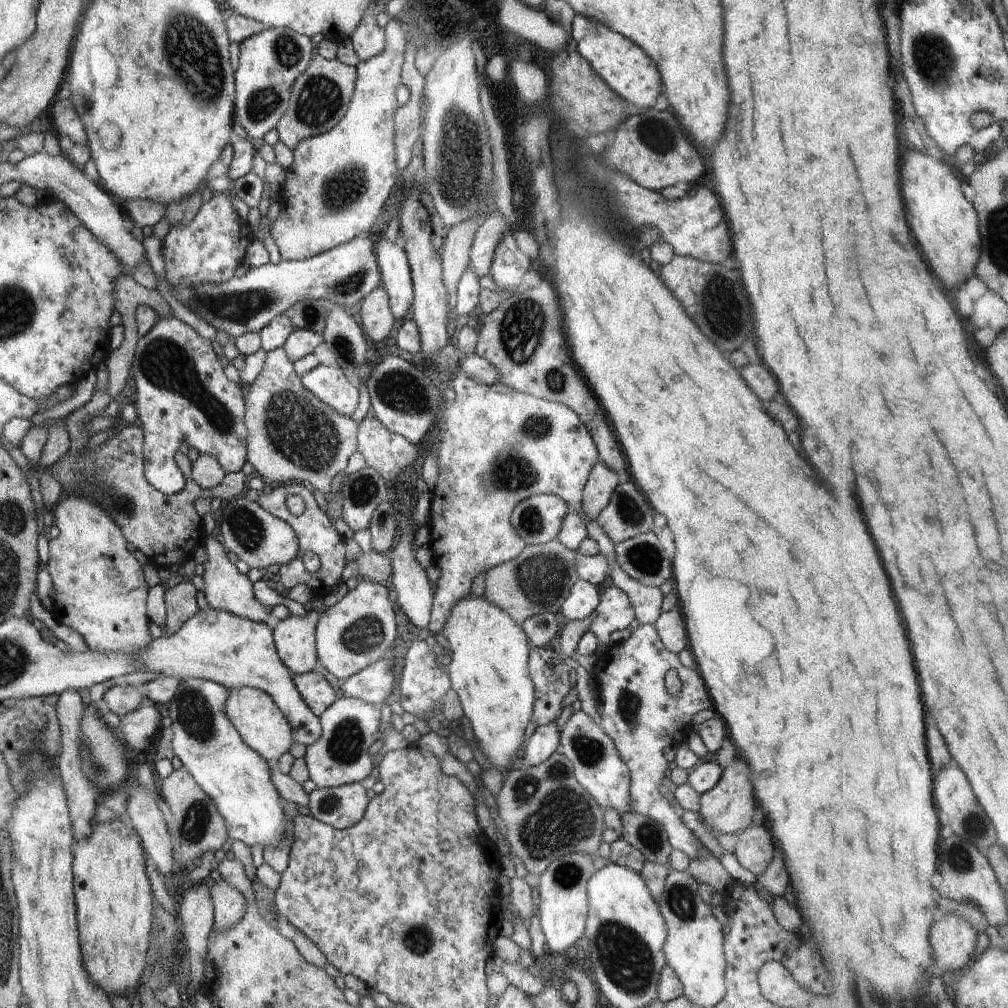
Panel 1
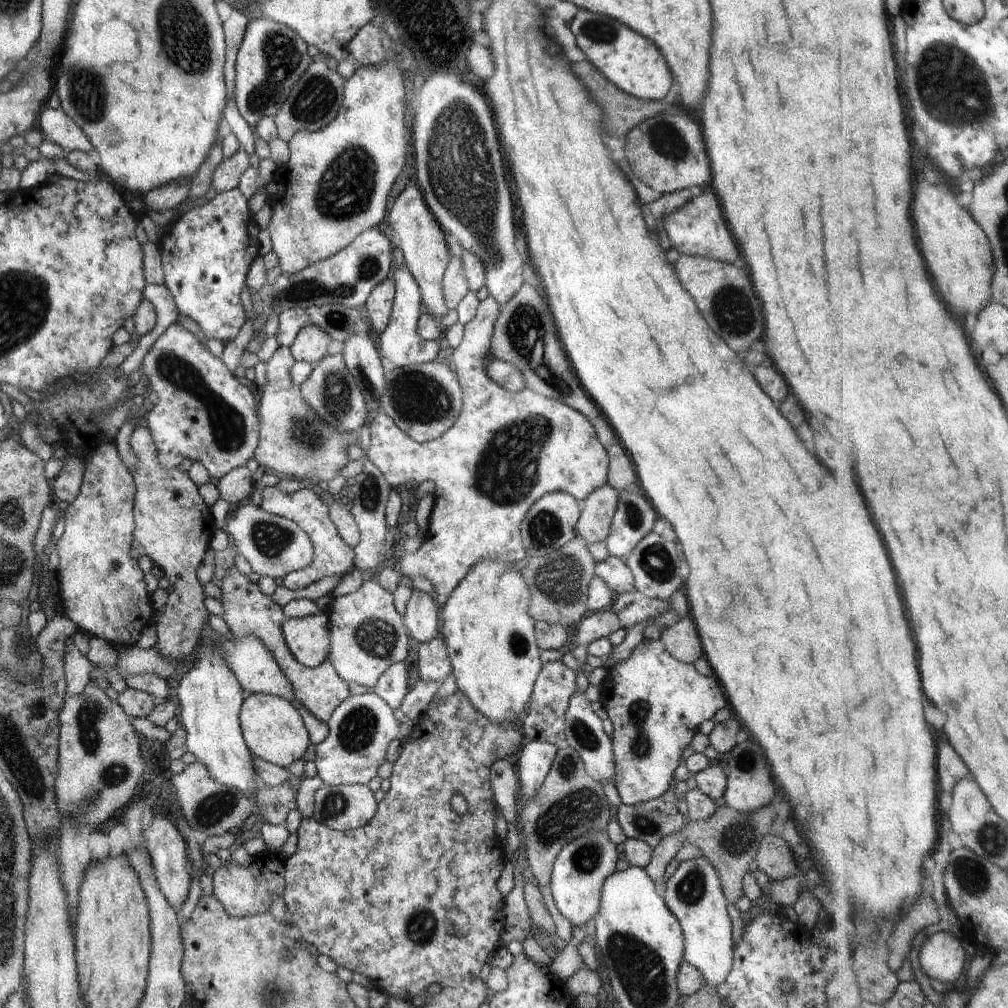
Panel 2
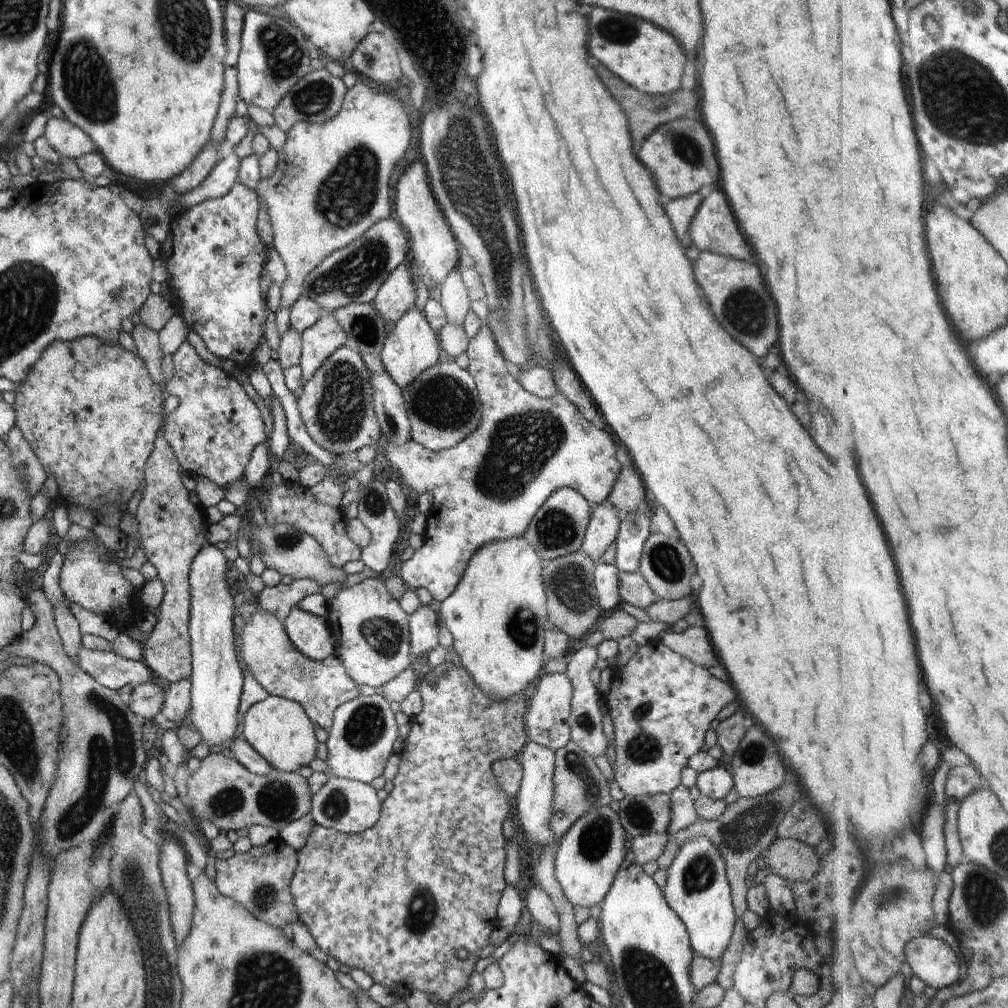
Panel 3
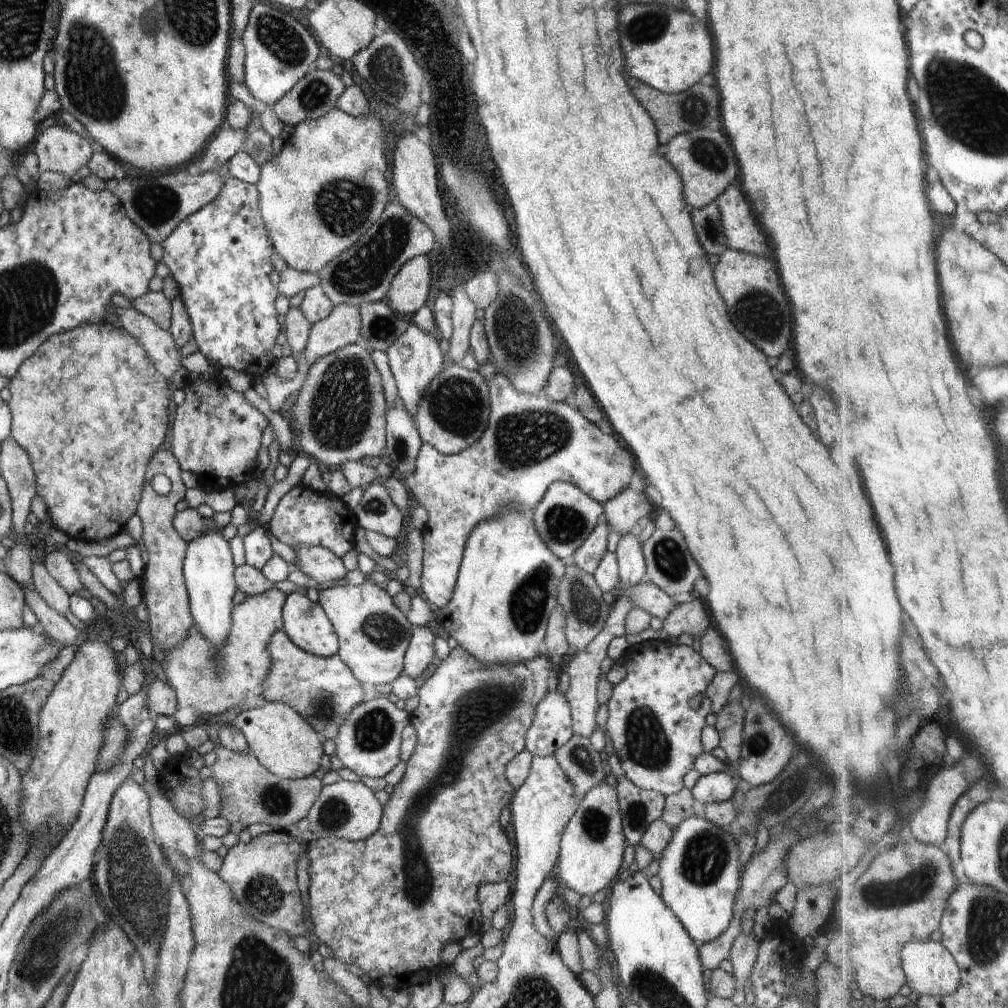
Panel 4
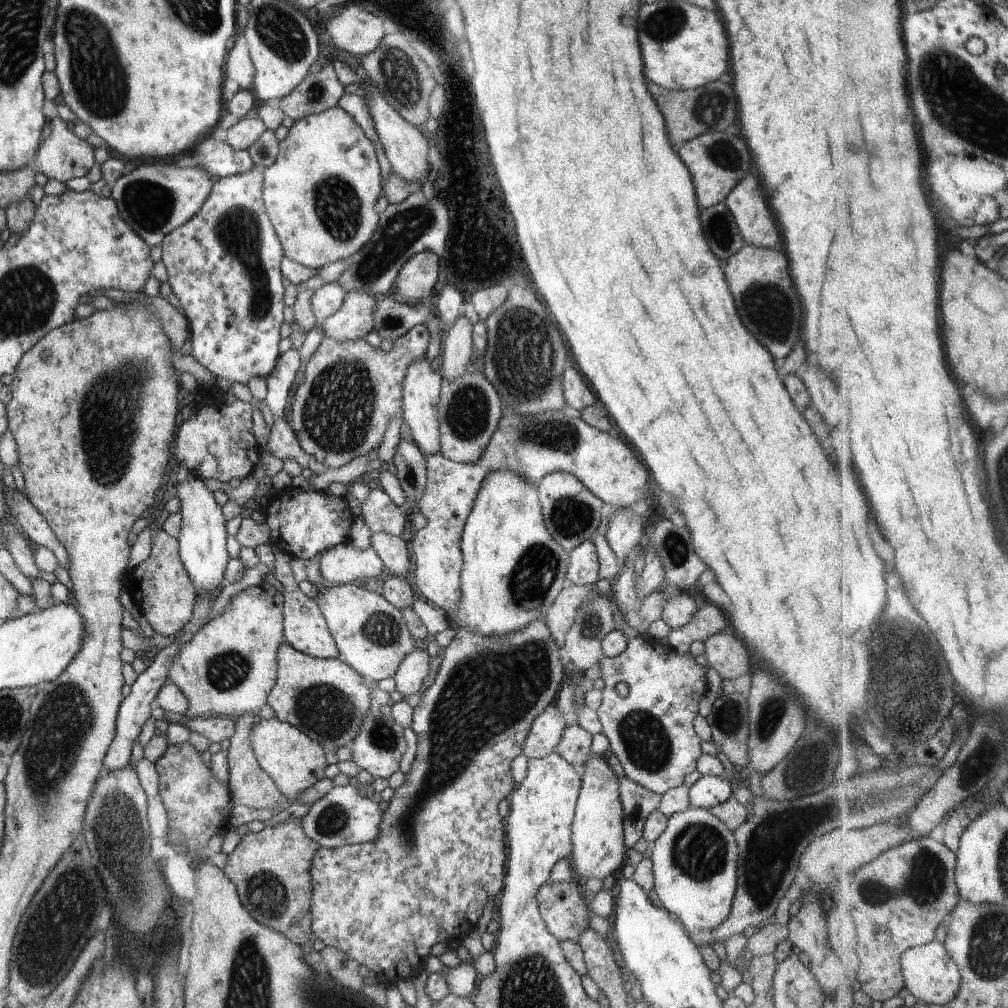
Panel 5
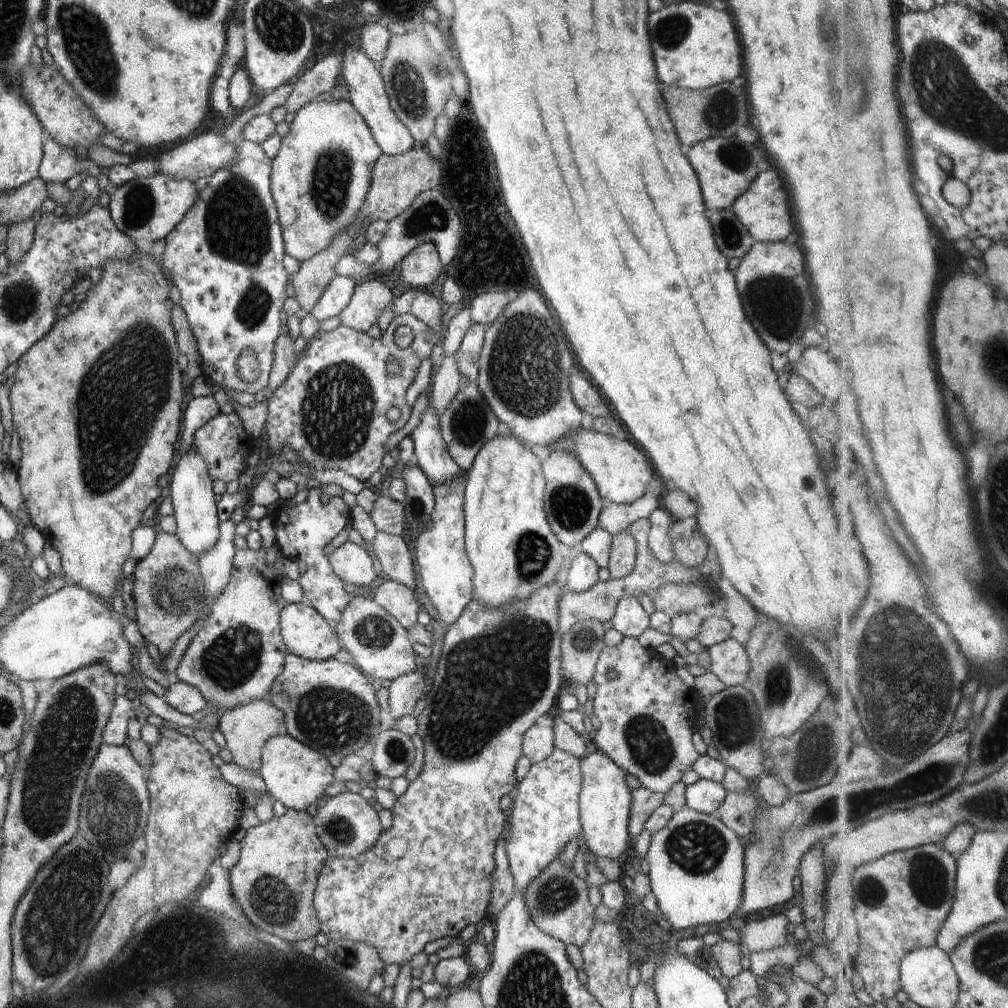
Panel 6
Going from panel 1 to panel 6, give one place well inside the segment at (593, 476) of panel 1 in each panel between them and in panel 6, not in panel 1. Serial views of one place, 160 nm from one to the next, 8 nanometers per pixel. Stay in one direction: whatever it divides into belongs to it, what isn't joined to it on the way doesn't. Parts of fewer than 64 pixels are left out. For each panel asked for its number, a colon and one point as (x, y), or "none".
2: (597, 510)
3: (601, 532)
4: (589, 555)
5: (583, 569)
6: (582, 573)

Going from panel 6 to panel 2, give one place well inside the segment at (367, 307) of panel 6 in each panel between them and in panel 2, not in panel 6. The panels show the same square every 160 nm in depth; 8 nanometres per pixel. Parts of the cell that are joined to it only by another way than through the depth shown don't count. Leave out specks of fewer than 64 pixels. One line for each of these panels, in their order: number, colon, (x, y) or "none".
2: (311, 344)
3: (318, 342)
4: (341, 328)
5: (355, 319)

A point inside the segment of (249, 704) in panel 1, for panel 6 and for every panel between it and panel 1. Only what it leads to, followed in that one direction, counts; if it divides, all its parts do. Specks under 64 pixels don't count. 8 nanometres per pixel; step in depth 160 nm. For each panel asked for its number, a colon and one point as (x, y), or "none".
2: (272, 727)
3: (279, 729)
4: (279, 738)
5: (294, 762)
6: (295, 774)

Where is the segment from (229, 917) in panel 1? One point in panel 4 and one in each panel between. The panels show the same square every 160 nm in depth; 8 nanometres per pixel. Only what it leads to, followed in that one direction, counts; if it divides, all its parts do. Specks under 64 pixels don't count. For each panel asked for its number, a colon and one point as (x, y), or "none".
2: (244, 891)
3: (259, 880)
4: (262, 874)

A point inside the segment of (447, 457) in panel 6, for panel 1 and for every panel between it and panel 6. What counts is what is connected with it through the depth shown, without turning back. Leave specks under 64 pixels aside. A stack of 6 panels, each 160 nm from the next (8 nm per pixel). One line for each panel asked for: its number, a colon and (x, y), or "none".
1: (395, 272)
2: (400, 342)
3: (411, 347)
4: (415, 358)
5: (421, 387)

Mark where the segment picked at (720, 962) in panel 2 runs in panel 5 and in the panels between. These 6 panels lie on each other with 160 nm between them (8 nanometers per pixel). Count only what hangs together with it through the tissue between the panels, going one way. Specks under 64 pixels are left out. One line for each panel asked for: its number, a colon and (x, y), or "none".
3: (697, 889)
4: (699, 870)
5: (694, 862)

